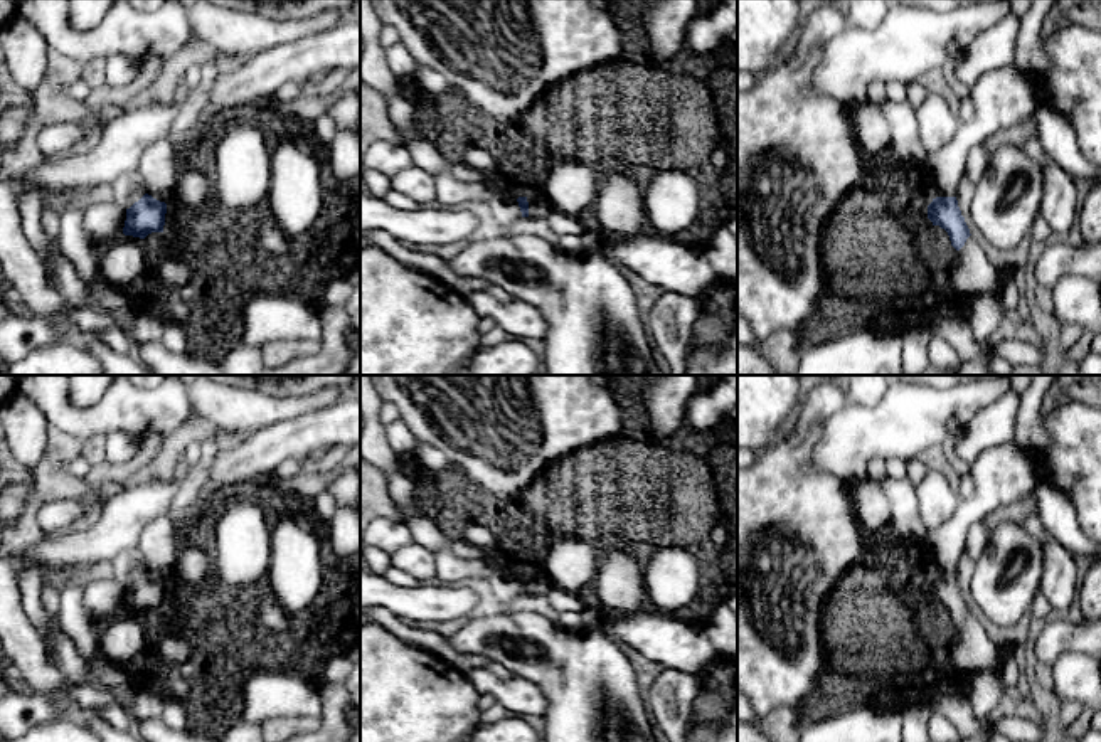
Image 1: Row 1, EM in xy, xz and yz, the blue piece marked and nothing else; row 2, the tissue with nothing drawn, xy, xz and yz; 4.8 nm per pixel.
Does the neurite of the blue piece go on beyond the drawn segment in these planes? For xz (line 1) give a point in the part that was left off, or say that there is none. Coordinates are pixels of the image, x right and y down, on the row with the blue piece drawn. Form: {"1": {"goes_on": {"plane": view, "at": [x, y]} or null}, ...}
{"1": {"goes_on": null}}

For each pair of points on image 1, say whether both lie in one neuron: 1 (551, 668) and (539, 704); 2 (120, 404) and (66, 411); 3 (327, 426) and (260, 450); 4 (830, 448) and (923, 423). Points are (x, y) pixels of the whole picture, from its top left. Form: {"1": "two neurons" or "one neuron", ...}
{"1": "two neurons", "2": "one neuron", "3": "one neuron", "4": "one neuron"}

